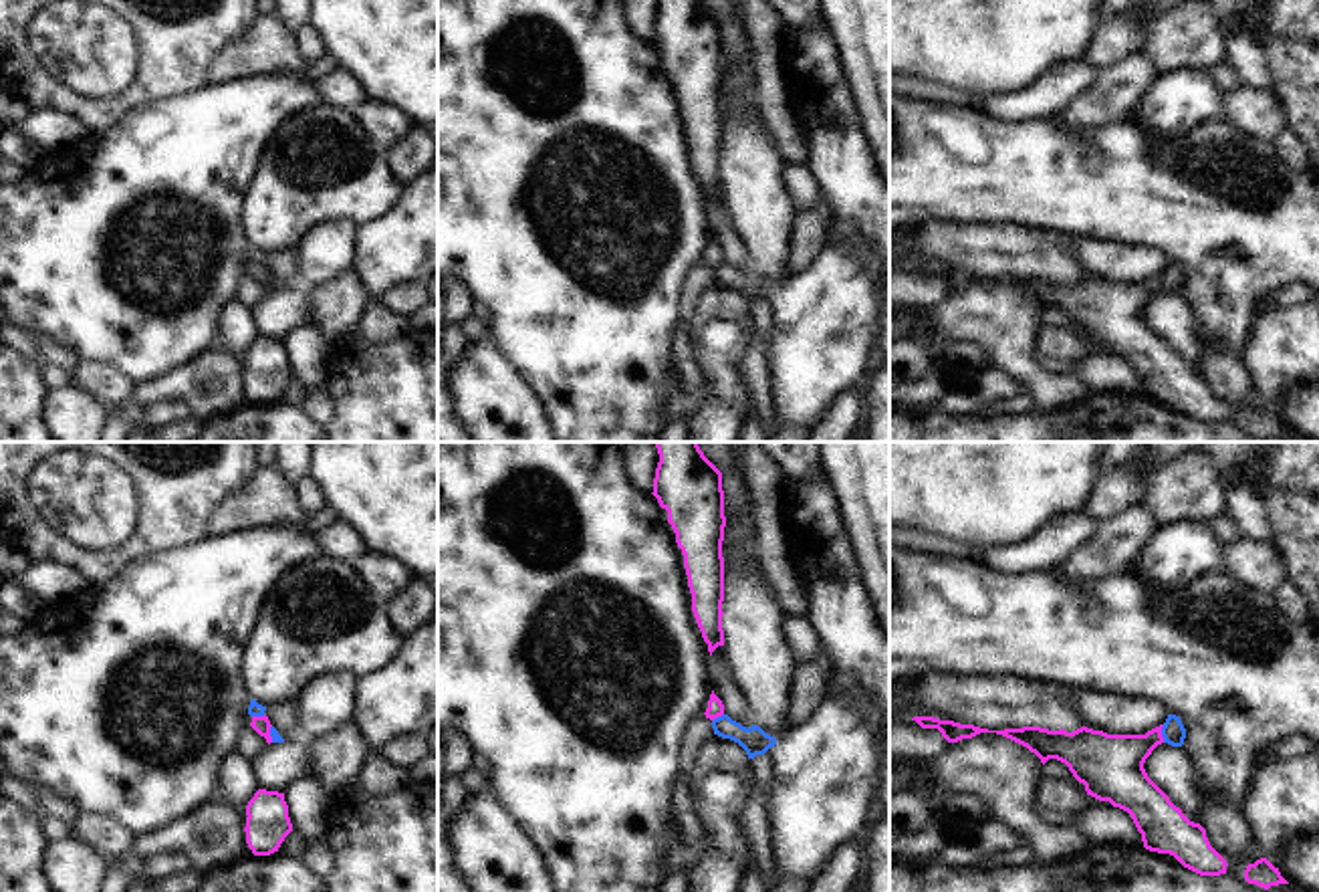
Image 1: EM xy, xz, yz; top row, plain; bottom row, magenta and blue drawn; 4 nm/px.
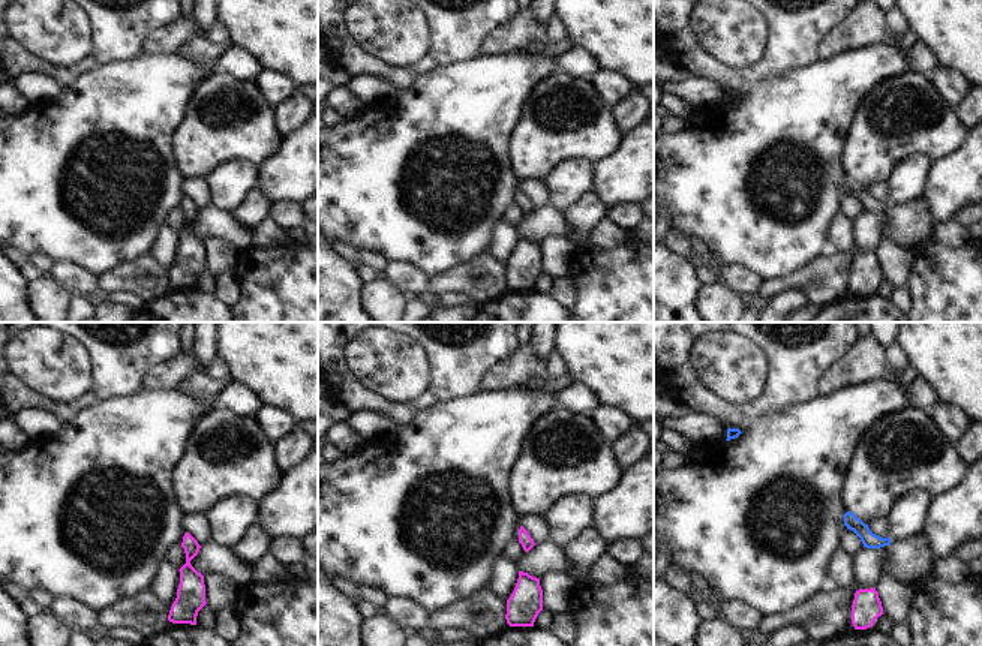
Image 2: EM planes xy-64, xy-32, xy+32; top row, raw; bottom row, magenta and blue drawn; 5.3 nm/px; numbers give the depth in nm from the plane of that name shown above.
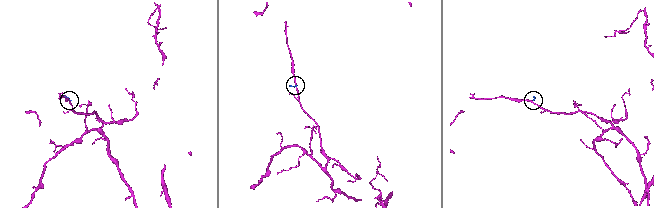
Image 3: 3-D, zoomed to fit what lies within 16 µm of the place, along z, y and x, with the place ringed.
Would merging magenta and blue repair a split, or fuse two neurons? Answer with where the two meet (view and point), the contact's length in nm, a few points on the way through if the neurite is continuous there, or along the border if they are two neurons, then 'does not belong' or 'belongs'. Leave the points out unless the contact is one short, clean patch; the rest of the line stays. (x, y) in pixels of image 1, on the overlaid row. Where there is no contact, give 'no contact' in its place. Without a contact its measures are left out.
yz (1160, 733) | 70 nm | along yz (1164, 725), (1162, 741) | does not belong

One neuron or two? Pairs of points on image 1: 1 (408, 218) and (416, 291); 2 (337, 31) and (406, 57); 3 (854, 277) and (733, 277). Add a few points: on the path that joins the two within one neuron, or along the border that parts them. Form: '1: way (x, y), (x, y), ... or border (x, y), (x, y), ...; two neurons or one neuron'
1: border (416, 281), (396, 285), (378, 299); two neurons
2: way (353, 31), (380, 31), (390, 41); one neuron
3: way (823, 293), (763, 291); one neuron

